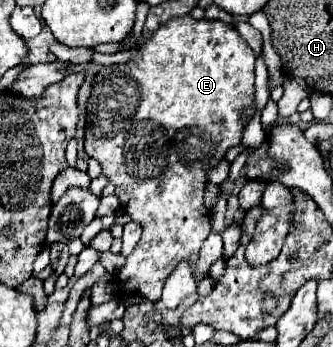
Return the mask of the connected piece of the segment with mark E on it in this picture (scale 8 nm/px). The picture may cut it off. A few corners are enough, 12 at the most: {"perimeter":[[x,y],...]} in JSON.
{"perimeter":[[171,18],[103,66],[85,152],[143,226],[123,292],[159,300],[211,232],[255,54]]}

